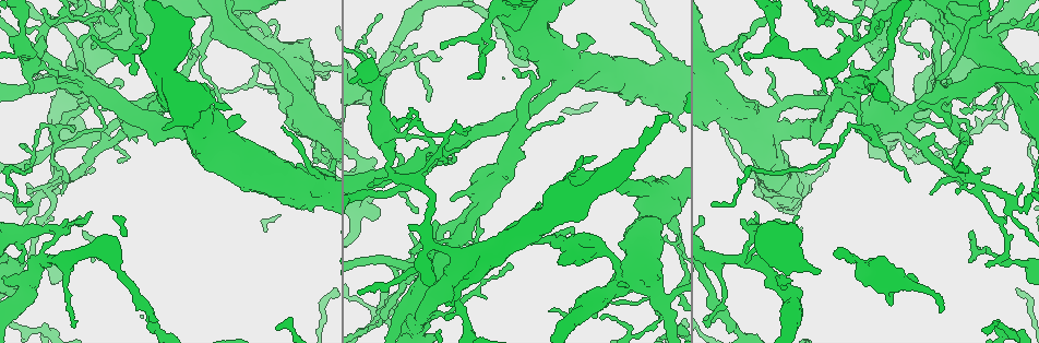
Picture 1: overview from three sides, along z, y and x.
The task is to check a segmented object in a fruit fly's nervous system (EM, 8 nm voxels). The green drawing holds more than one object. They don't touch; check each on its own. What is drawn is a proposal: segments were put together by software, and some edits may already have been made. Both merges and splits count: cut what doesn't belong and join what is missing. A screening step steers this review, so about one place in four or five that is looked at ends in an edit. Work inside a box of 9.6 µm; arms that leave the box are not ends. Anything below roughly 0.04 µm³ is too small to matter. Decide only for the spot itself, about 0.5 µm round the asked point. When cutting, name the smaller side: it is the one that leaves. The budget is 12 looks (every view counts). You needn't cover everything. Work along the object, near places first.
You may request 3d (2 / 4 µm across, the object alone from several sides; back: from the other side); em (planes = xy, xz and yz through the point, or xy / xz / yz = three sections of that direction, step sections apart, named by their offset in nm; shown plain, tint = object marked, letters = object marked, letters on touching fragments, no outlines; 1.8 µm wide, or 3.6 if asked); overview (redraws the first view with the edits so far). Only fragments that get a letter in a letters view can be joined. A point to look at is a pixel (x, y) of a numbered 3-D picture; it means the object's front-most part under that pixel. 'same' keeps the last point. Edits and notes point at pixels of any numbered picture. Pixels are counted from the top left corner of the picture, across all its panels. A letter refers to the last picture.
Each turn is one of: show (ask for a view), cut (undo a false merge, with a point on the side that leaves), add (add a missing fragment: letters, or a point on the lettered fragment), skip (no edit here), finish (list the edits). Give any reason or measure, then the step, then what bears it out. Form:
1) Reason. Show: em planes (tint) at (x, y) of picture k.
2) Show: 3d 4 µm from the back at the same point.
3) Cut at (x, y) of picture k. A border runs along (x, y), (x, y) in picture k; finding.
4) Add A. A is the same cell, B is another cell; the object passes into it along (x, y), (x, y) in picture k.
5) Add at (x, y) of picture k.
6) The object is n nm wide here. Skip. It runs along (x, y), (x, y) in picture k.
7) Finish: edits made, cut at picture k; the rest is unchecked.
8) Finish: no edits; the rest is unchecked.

Abrupt turn. Show: em xz step 8 (tint) at (1008, 261) of picture 1.

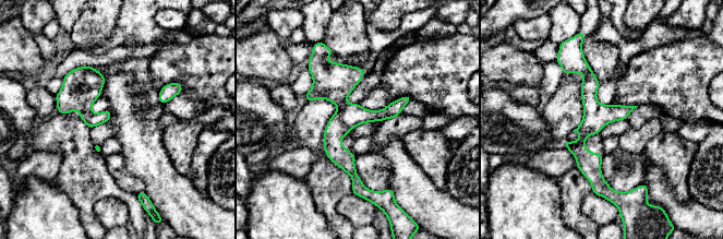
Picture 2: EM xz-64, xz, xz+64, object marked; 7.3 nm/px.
Another direction. Show: em planes (letters) at the same point.

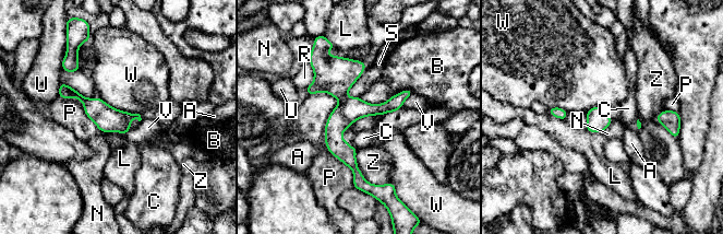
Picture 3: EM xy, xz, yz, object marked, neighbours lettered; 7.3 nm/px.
The object is 170 nm wide here. Skip. A, B, C, L, N, P, R, S, U, V, W and Z are other cells; it runs along (327, 57), (342, 96), (337, 145), (356, 179) in picture 3; continuous, no second neuron.

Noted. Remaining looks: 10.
Branch stops here. Show: 3d 4 µm at (910, 278) of picture 1.

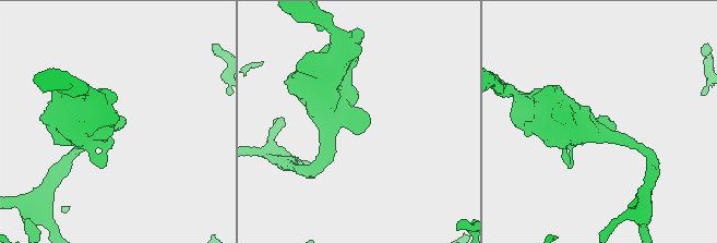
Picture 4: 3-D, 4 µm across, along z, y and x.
Now the EM. Show: em planes (plain) at (121, 120) of picture 4.

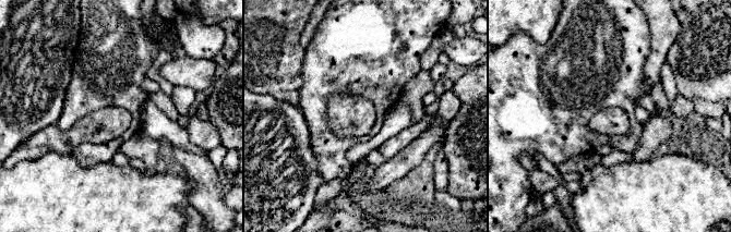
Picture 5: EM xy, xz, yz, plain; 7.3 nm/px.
Show: em planes (letters) at the same point.

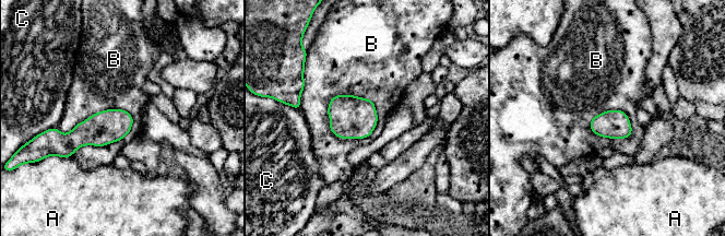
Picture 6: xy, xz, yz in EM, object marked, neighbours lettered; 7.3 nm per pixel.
Skip. A, B and C are other cells; a border runs along (133, 118), (56, 128) in picture 6; none of them fits.

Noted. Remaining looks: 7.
Side arm on a straight run. Show: 3d 4 µm from the back at (434, 151) of picture 1.

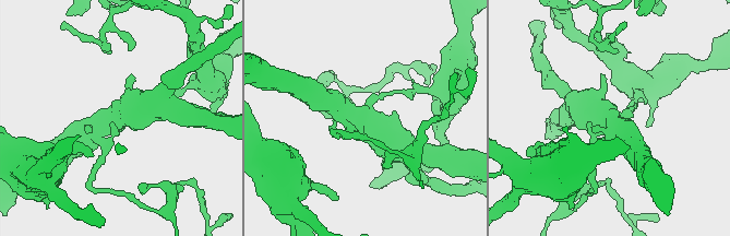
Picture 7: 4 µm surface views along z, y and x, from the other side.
Show: em xz step 4 (letters) at (120, 118) of picture 7.

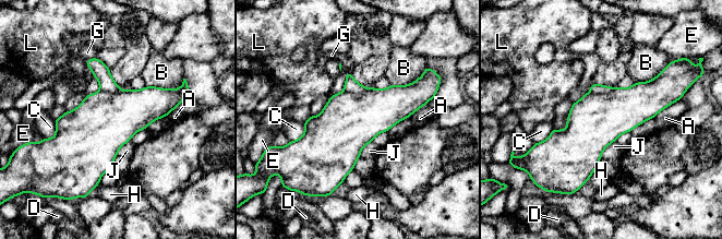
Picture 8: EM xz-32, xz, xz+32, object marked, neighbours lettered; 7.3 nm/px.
Another direction. Show: em planes (letters) at the same point.

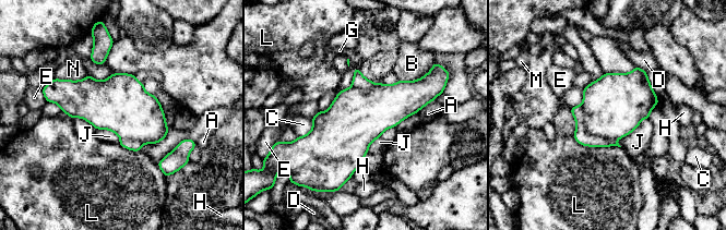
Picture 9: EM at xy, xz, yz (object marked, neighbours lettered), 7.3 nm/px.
The object is 420 nm wide here. Cut at (581, 135) of picture 9. A, B, C, D, E, G, H, J, L, M and N are other cells; a border runs along (581, 106), (584, 128), (614, 138) in picture 9; two neurons meet here.

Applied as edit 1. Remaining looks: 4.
See it whole again. Show: overview.

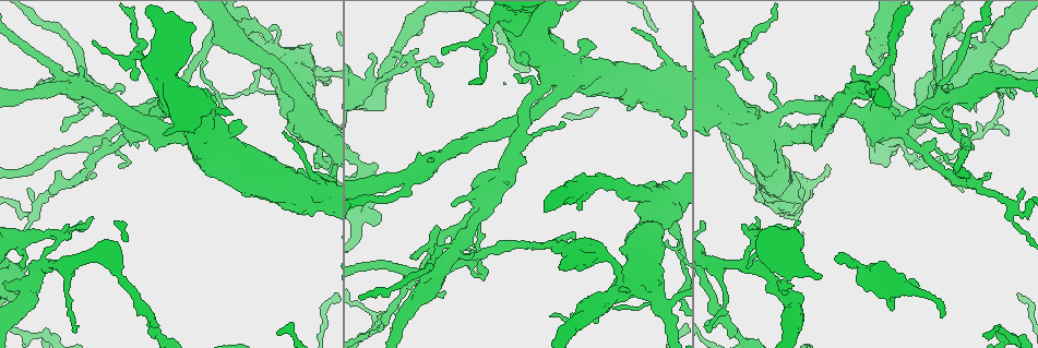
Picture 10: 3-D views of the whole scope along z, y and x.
Branch point. Show: em xy step 16 (tint) at (936, 102) of picture 10.

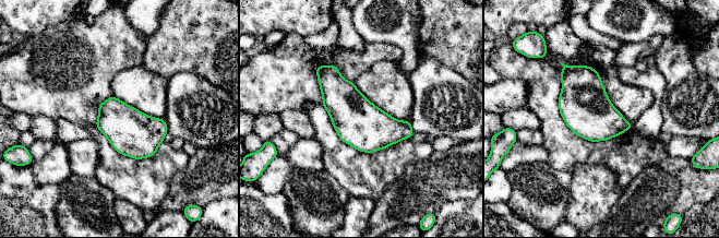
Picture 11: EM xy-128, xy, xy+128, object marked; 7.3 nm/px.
Show: em yz step 16 (letters) at the same point.

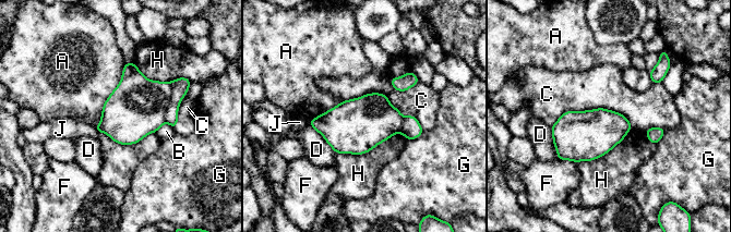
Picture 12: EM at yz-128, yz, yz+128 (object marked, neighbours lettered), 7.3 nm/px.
Cut at (180, 86) of picture 12. A, B, C, D, F, G, H and J are other cells; a border runs along (171, 83), (171, 97), (165, 122) in picture 12; a second neuron is stuck on.

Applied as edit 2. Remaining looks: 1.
Finish: edits made, cut at picture 9, cut at picture 12; the rest is unchecked.

